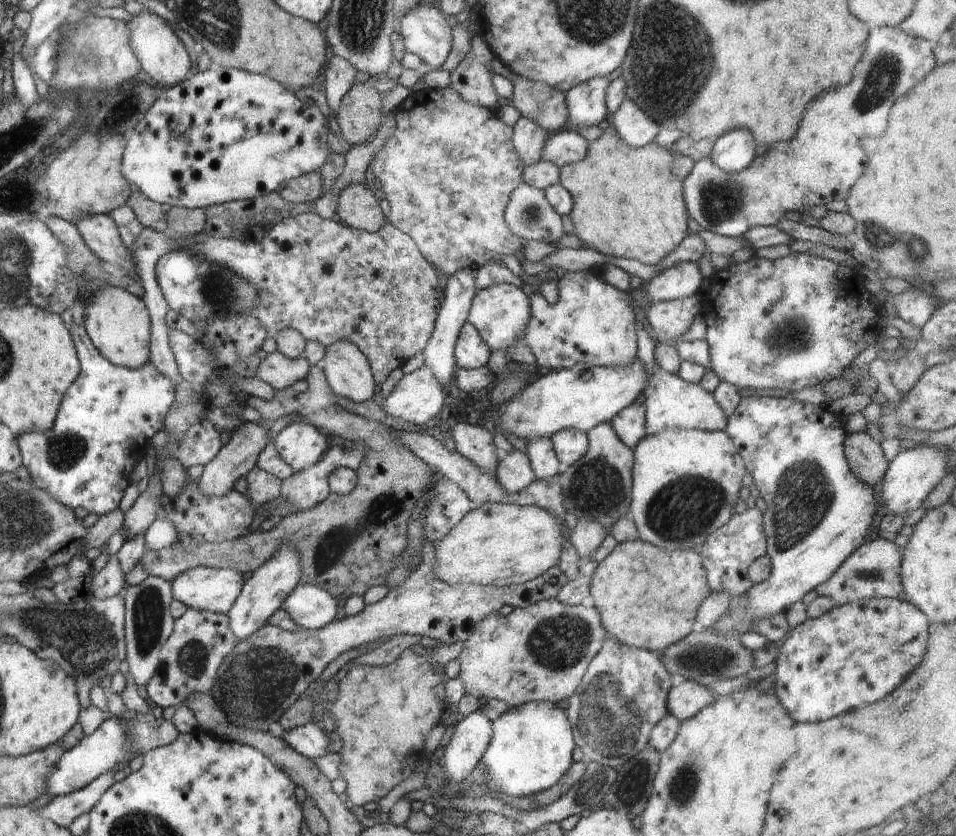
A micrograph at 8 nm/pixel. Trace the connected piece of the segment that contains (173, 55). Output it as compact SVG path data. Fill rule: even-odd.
M144 10L130 22L130 36L133 37L134 52L141 61L143 77L160 88L168 88L182 83L191 76L191 61L184 44L174 34L173 29L157 14Z

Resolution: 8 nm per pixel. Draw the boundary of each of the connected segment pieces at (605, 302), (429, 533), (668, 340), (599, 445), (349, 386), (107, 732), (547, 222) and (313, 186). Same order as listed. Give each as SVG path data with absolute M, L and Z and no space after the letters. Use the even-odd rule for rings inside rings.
M598 268L587 271L568 272L558 278L558 302L548 304L540 291L529 296L531 303L530 324L522 336L522 344L527 345L536 357L536 363L548 370L563 370L575 366L576 362L593 363L597 366L628 366L637 360L637 336L634 308L629 292L620 291L608 284Z
M438 477L430 492L430 504L423 515L424 541L440 541L470 510L466 492L450 480Z
M694 295L656 302L647 309L646 318L656 336L657 344L674 346L672 342L680 338L692 326L694 318L703 311L700 295Z
M610 422L594 426L585 433L589 446L586 454L571 466L562 469L562 506L565 514L573 513L578 520L590 518L602 524L609 533L620 518L629 516L633 484L634 456L622 440L618 440Z
M340 340L326 347L321 367L332 394L354 402L376 398L370 364L352 342Z
M118 717L104 720L94 734L84 736L77 746L64 752L54 766L52 774L46 780L46 784L48 784L46 793L56 797L77 792L97 780L98 776L106 774L106 772L113 772L114 774L114 772L128 765L135 754L132 754L132 750L128 750L130 746L126 746L126 736L124 736L126 730L124 728L126 728L126 721Z
M522 183L510 196L504 220L516 236L554 243L564 235L561 217L548 204L545 190Z
M314 170L290 180L279 194L284 200L292 203L312 203L323 194L322 190L324 190L322 176L319 170Z

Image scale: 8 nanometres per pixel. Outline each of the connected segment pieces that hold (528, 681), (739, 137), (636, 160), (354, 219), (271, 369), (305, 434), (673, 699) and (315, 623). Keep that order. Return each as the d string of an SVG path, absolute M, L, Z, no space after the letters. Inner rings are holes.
M557 599L540 600L527 608L514 608L508 616L500 612L492 612L484 616L480 622L479 632L474 632L470 640L466 640L462 652L458 656L460 672L458 679L462 681L466 694L474 696L481 702L500 700L509 707L518 707L532 701L558 703L569 698L578 688L590 662L602 649L608 632L602 626L602 618L596 608L562 604Z
M736 128L714 142L710 160L721 172L740 172L750 167L756 155L757 144L746 128Z
M608 123L603 125L603 127L604 132L600 138L589 142L588 152L586 152L586 158L584 158L584 160L574 162L574 164L566 164L566 166L561 168L559 184L565 190L568 190L568 193L574 200L574 207L569 213L570 218L572 218L572 223L574 224L574 234L586 244L588 248L592 248L598 253L636 260L650 266L659 265L660 262L662 262L662 258L668 256L674 248L678 248L678 244L681 244L682 240L684 240L688 234L689 215L686 204L684 203L683 182L680 182L680 180L670 172L670 168L672 168L672 164L674 164L674 154L668 150L668 147L662 147L655 142L646 144L646 146L640 148L630 148L630 146L626 146L626 144L616 136L616 132L608 126Z
M350 184L340 192L337 214L348 227L370 233L379 232L386 220L378 198L379 194L372 192L368 186Z
M275 351L260 360L255 377L274 390L290 390L299 380L307 379L310 368L302 357L287 358L279 351Z
M303 419L293 420L274 438L273 446L292 471L314 466L325 454L329 438Z
M677 679L675 685L668 692L668 713L672 714L680 722L690 720L694 716L714 704L718 695L704 684L698 684L694 680Z
M300 584L282 609L305 630L320 630L334 622L338 608L338 601L328 591L314 584Z

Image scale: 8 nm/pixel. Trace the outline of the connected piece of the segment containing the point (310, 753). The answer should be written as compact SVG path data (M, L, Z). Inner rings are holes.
M316 722L307 723L288 730L281 737L301 756L316 760L330 752L330 736Z

